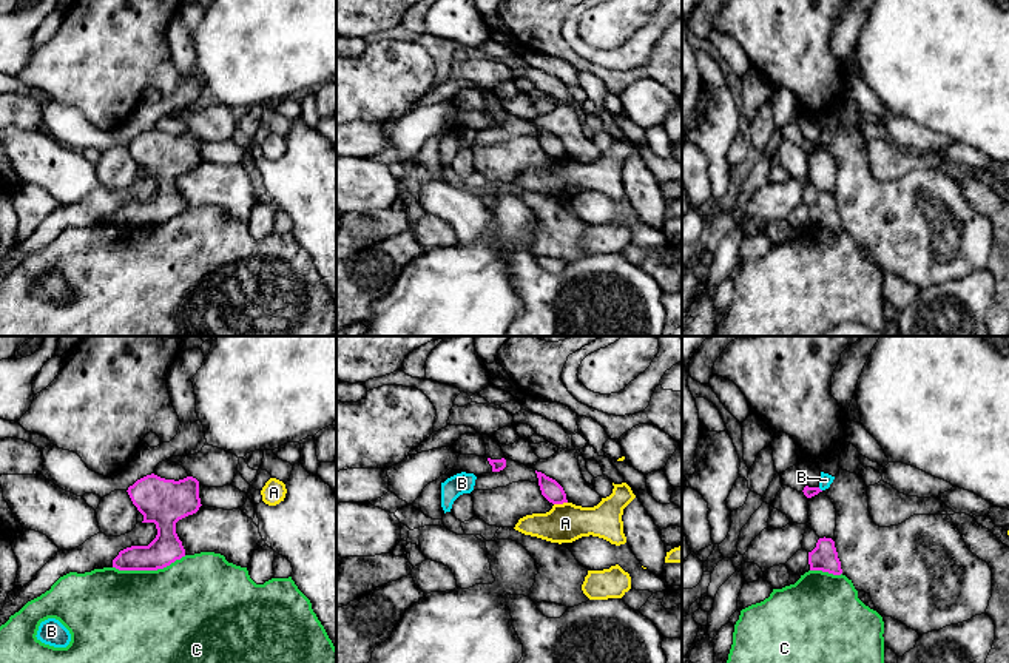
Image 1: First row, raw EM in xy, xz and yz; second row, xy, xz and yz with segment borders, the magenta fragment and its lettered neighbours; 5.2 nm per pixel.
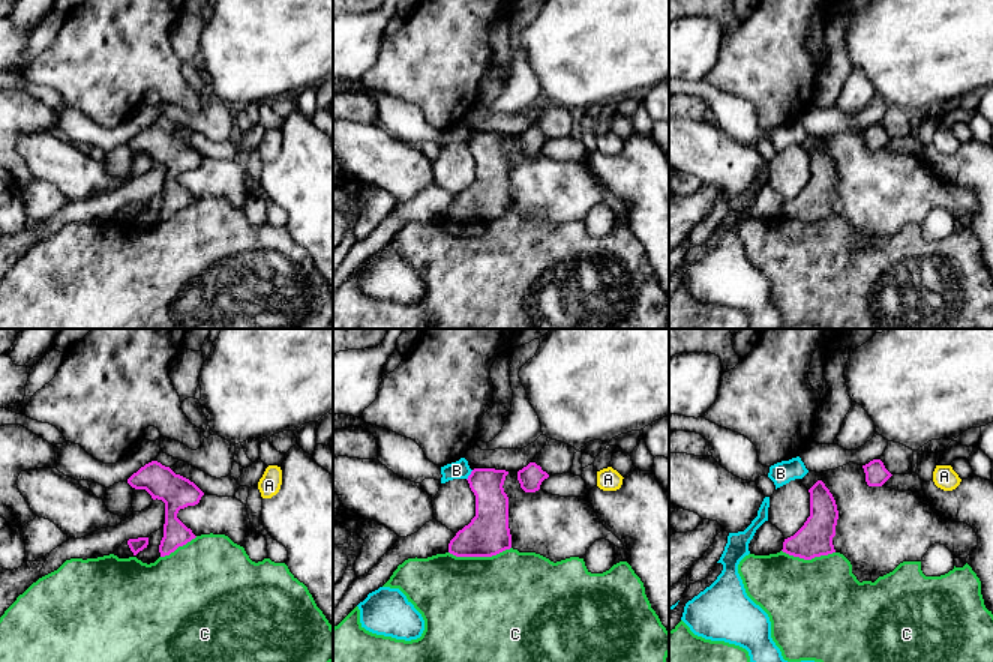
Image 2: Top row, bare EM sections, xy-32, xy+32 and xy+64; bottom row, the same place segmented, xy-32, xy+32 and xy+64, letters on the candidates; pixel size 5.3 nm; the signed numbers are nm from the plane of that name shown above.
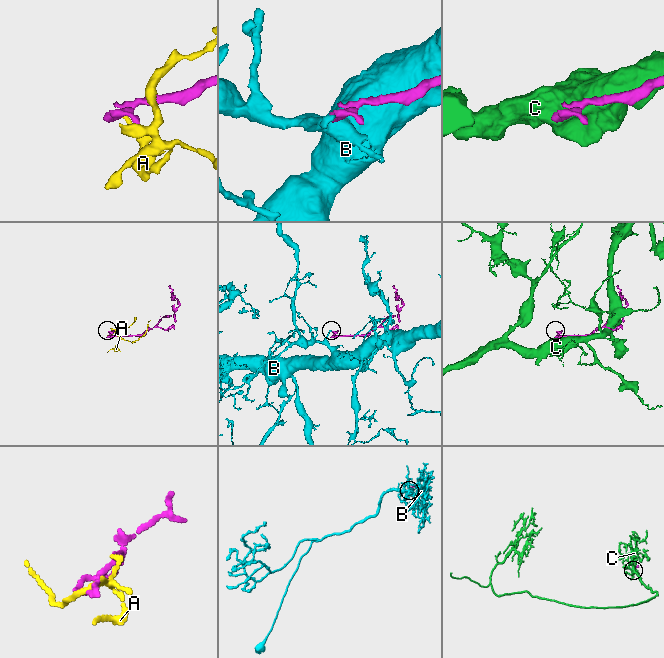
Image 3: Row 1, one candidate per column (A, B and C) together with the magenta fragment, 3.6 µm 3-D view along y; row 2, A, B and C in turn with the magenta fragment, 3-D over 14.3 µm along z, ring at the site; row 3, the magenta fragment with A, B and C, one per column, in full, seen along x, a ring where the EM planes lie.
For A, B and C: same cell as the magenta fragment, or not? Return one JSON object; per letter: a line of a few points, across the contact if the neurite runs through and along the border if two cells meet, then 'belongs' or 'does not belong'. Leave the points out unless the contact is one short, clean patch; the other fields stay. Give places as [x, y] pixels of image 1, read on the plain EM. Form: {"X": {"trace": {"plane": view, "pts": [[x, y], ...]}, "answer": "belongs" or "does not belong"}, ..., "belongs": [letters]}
{"A": {"answer": "does not belong"}, "B": {"trace": {"plane": "yz", "pts": [[818, 142], [821, 145]]}, "answer": "does not belong"}, "C": {"answer": "does not belong"}, "belongs": []}

